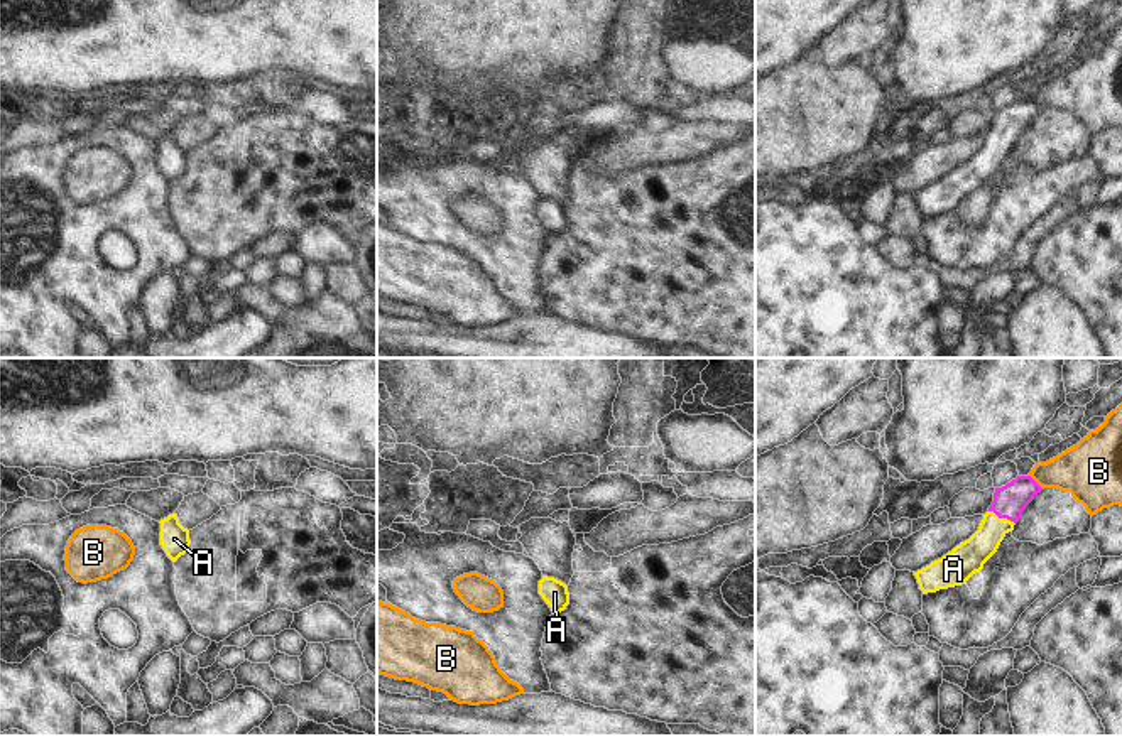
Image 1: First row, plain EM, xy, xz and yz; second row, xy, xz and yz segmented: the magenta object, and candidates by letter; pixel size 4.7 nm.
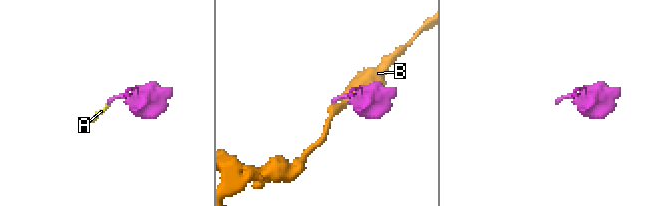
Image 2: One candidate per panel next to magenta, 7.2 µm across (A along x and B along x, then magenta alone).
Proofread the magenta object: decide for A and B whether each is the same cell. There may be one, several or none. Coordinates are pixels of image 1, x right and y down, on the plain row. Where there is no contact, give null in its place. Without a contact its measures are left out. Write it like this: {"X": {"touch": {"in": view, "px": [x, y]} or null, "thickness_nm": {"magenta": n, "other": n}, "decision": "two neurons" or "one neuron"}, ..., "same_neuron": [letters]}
{"A": {"touch": {"in": "yz", "px": [1002, 139]}, "thickness_nm": {"magenta": 160, "other": 160}, "decision": "one neuron"}, "B": {"touch": {"in": "yz", "px": [1034, 103]}, "thickness_nm": {"magenta": 160, "other": 260}, "decision": "two neurons"}, "same_neuron": ["A"]}

